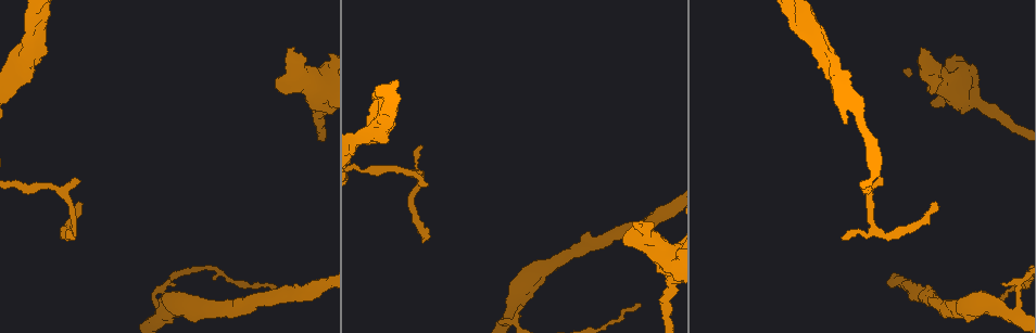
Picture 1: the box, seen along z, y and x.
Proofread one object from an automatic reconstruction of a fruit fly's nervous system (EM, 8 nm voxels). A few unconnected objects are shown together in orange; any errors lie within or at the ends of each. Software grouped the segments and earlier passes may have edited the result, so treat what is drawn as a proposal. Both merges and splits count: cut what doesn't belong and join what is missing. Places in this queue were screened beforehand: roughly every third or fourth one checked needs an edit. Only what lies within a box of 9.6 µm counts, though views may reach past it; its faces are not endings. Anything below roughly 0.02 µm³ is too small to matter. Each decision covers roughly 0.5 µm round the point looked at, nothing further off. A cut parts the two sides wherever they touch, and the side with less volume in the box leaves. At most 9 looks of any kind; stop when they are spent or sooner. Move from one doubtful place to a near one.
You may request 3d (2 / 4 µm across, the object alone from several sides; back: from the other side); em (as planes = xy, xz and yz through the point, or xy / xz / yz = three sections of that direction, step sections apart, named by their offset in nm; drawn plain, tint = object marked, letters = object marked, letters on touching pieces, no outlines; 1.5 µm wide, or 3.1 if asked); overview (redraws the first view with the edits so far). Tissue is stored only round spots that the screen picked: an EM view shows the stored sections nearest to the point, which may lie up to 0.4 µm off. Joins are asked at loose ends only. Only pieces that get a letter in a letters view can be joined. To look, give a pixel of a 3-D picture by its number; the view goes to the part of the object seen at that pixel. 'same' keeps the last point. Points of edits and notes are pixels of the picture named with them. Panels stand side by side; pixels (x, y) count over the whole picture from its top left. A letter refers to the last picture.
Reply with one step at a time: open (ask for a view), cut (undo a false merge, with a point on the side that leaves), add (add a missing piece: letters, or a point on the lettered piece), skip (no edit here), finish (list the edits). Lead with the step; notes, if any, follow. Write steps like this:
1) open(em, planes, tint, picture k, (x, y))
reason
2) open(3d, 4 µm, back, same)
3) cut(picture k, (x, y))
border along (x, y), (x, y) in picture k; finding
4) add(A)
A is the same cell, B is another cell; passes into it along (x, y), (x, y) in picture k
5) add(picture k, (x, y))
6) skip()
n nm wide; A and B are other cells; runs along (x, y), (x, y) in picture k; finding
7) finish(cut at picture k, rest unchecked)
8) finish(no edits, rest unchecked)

open(em, xz, step 8, tint, picture 1, (287, 48))
thick end

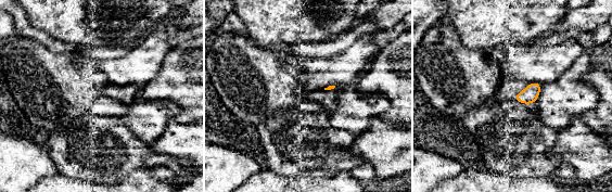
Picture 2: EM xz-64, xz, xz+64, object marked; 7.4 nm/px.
open(em, yz, step 8, letters, same)
cut it another way

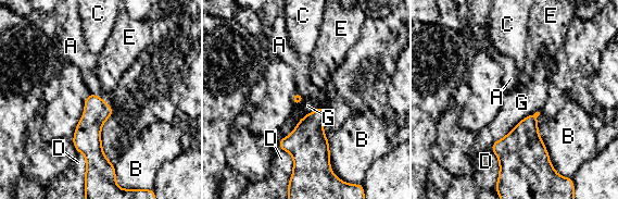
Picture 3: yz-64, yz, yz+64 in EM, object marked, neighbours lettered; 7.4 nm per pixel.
add(A)
G touches over 460 nm; A is the same cell, B, C, D, E and G are other cells; the neuron continues

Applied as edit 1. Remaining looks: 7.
open(overview)

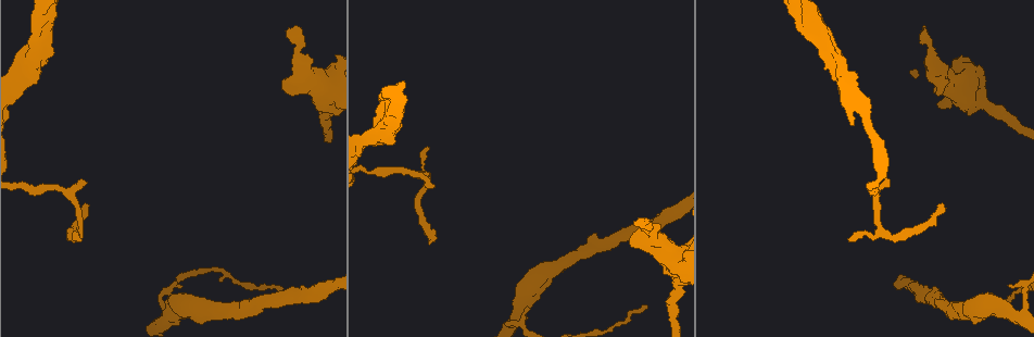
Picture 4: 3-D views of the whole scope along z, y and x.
open(3d, 2 µm, picture 4, (1009, 301))
branch stops here

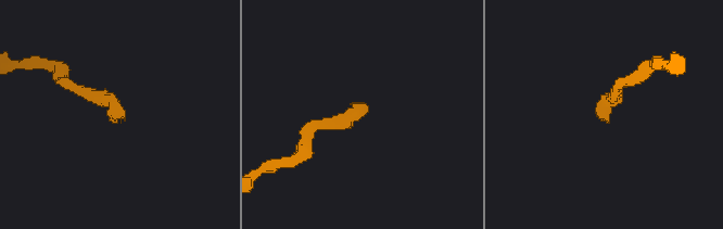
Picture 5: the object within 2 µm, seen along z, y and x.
open(em, planes, plain, picture 5, (601, 118))
now the EM

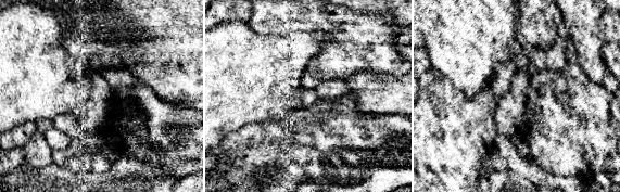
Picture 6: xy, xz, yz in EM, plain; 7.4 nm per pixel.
open(em, planes, letters, same)

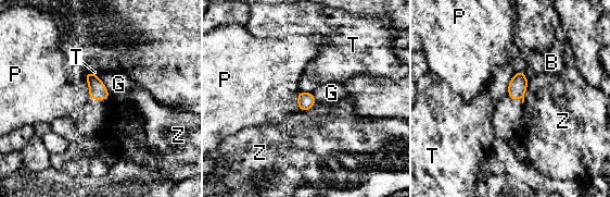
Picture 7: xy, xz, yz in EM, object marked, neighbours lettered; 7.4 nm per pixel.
skip()
B, G, P, T and Z are other cells; border along (529, 79), (522, 102) in picture 7; none of them fits

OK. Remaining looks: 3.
open(3d, 4 µm, picture 4, (86, 205))

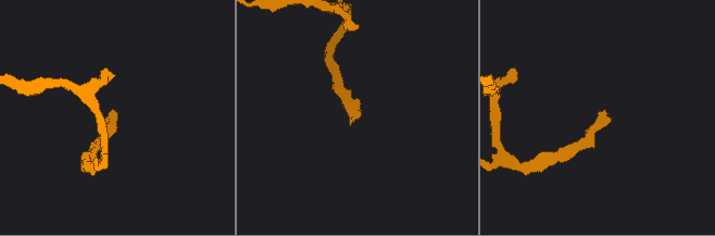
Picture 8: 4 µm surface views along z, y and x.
open(em, planes, plain, picture 8, (357, 118))
now the EM

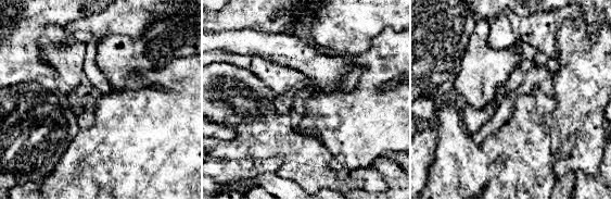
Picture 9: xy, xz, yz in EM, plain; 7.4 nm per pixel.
open(em, planes, letters, same)
what lies round it

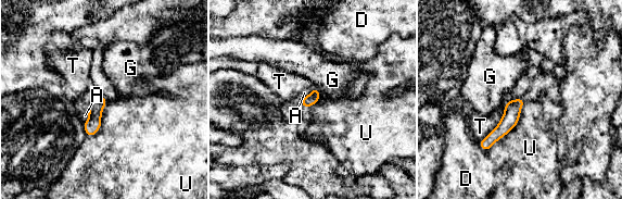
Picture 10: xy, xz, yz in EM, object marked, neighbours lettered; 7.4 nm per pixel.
skip()
A, D, G, T and U are other cells; runs along (521, 100), (484, 147) in picture 10; none of them fits

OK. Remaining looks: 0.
finish(add at picture 3, rest unchecked)

